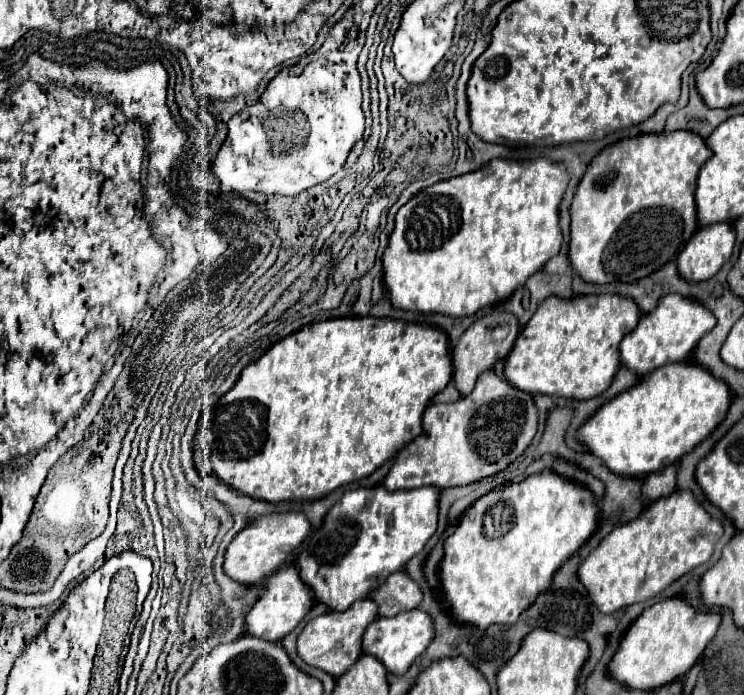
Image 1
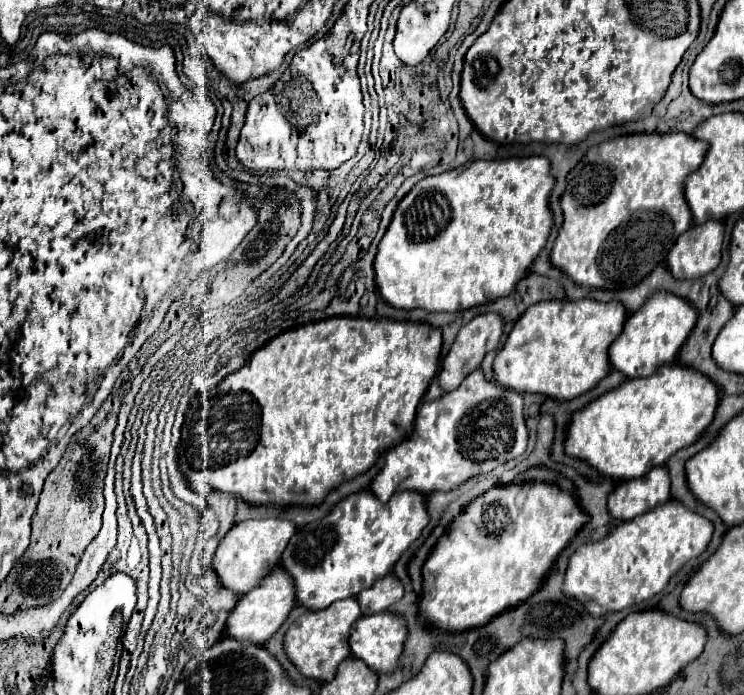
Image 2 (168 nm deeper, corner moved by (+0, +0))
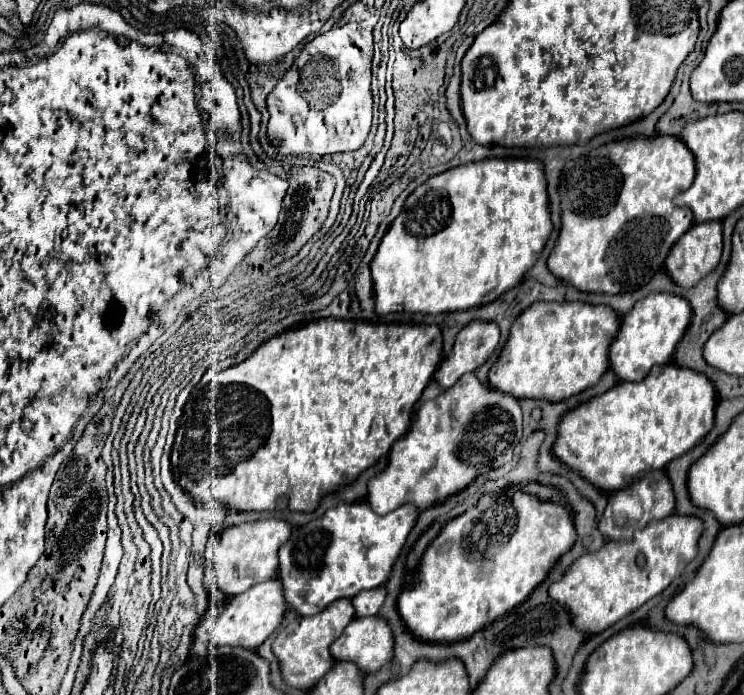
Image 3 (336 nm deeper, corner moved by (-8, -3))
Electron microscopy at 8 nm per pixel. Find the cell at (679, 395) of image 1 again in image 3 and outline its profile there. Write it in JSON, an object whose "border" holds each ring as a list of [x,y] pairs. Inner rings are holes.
{"border":[[[657,365],[643,381],[619,381],[613,389],[569,411],[561,419],[553,451],[557,459],[561,459],[561,463],[585,475],[585,479],[589,479],[589,483],[593,483],[595,487],[601,487],[603,491],[619,491],[633,485],[631,481],[635,481],[641,473],[661,471],[673,459],[693,449],[713,427],[715,403],[715,387],[705,375],[677,365]]]}

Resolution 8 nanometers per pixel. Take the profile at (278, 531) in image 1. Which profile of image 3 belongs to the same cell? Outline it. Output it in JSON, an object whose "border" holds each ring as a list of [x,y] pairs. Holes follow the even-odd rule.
{"border":[[[261,519],[227,527],[217,537],[217,547],[211,559],[211,573],[209,569],[205,571],[205,585],[217,587],[225,595],[233,597],[257,583],[275,579],[279,569],[277,551],[281,549],[281,545],[287,543],[289,535],[291,535],[291,523],[283,519]]]}

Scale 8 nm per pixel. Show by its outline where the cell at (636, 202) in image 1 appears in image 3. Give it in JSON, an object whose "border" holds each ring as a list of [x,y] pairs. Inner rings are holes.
{"border":[[[669,135],[613,141],[599,149],[593,149],[587,157],[567,161],[567,169],[561,173],[559,185],[563,209],[561,235],[547,259],[549,271],[555,277],[571,283],[579,291],[615,295],[641,289],[657,271],[663,269],[671,247],[693,225],[693,213],[673,203],[673,197],[687,189],[693,179],[695,155],[679,137]]]}

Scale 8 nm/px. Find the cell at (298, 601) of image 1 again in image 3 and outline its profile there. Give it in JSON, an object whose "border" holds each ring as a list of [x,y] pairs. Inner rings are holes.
{"border":[[[271,579],[265,583],[257,583],[249,591],[227,599],[223,613],[215,617],[215,645],[257,649],[281,625],[285,611],[287,611],[287,603],[281,581]]]}

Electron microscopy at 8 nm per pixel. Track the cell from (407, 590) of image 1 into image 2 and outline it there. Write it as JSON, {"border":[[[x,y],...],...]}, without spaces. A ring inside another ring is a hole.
{"border":[[[389,574],[385,576],[385,580],[377,580],[373,588],[361,592],[361,596],[357,596],[357,602],[361,606],[361,614],[367,616],[385,612],[391,604],[401,600],[401,596],[403,596],[403,584],[393,574]]]}

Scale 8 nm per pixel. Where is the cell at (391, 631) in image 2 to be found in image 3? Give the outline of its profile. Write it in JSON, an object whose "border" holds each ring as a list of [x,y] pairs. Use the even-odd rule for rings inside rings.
{"border":[[[375,615],[369,619],[355,617],[345,633],[333,643],[331,651],[337,661],[353,661],[369,675],[391,663],[393,647],[395,637],[389,623]]]}

